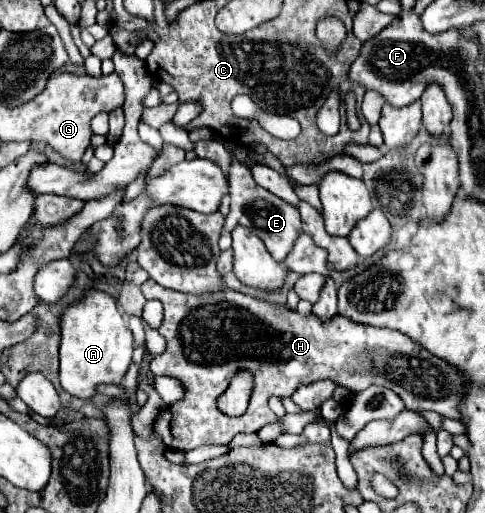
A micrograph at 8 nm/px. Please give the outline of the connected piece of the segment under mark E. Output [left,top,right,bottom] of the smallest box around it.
[226,181,300,261]

